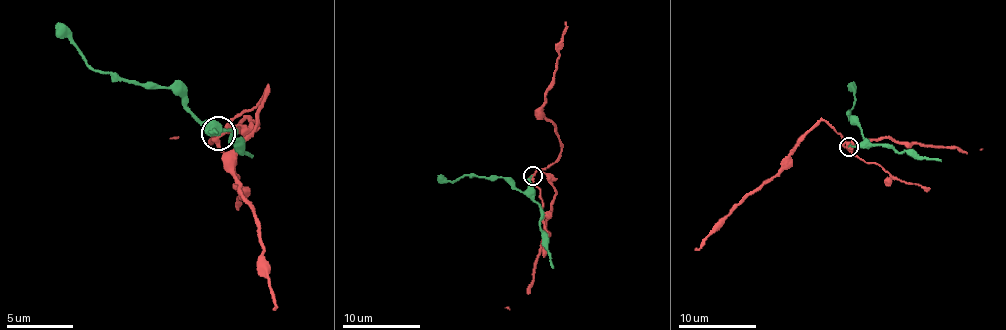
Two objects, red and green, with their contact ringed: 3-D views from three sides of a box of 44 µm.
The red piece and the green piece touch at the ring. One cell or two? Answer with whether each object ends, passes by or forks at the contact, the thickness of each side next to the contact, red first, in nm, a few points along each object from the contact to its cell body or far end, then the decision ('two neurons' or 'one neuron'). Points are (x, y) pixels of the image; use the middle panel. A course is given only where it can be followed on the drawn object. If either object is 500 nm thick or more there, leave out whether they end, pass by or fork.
red passes by; green ends there; 240 nm thick on the red side, 200 nm on the other; red runs (533, 175), (551, 165), (560, 148), (557, 128), (541, 107), (555, 74), (564, 21); green runs (531, 175), (523, 192), (514, 188), (502, 177), (463, 175), (455, 181), (440, 181); two neurons

